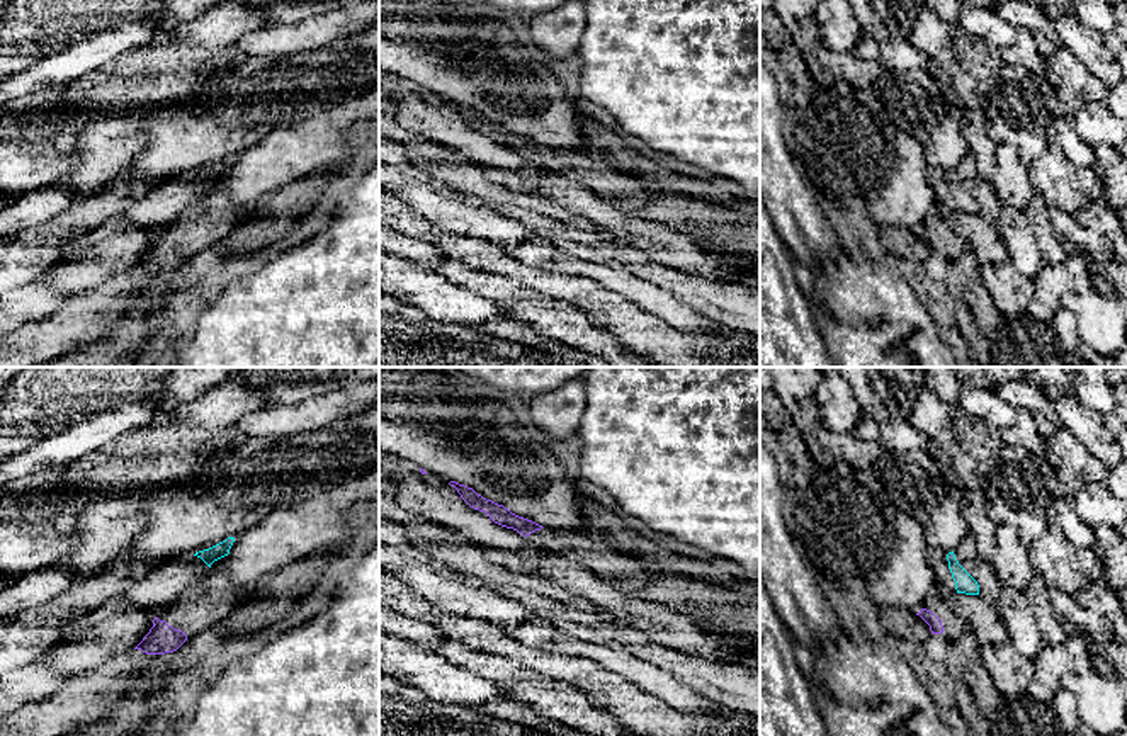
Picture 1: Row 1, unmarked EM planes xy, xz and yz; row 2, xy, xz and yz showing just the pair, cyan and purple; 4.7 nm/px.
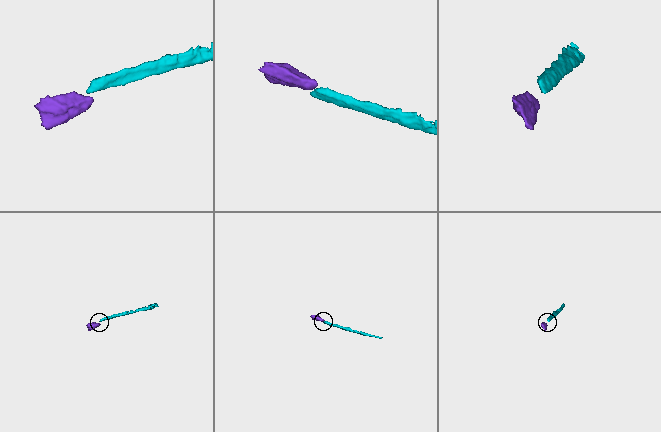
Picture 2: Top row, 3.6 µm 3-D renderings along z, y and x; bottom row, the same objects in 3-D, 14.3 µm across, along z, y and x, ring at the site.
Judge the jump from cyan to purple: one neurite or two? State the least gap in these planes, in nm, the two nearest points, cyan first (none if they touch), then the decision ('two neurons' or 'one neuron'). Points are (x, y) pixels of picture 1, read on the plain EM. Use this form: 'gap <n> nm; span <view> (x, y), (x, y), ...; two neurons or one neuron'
gap 150 nm; span yz (957, 211), (934, 233); two neurons

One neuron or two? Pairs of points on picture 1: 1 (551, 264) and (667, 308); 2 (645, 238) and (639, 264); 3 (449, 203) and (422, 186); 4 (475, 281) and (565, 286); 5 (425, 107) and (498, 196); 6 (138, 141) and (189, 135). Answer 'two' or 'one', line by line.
1: one
2: two
3: one
4: two
5: two
6: two

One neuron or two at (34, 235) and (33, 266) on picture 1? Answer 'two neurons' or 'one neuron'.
two neurons

